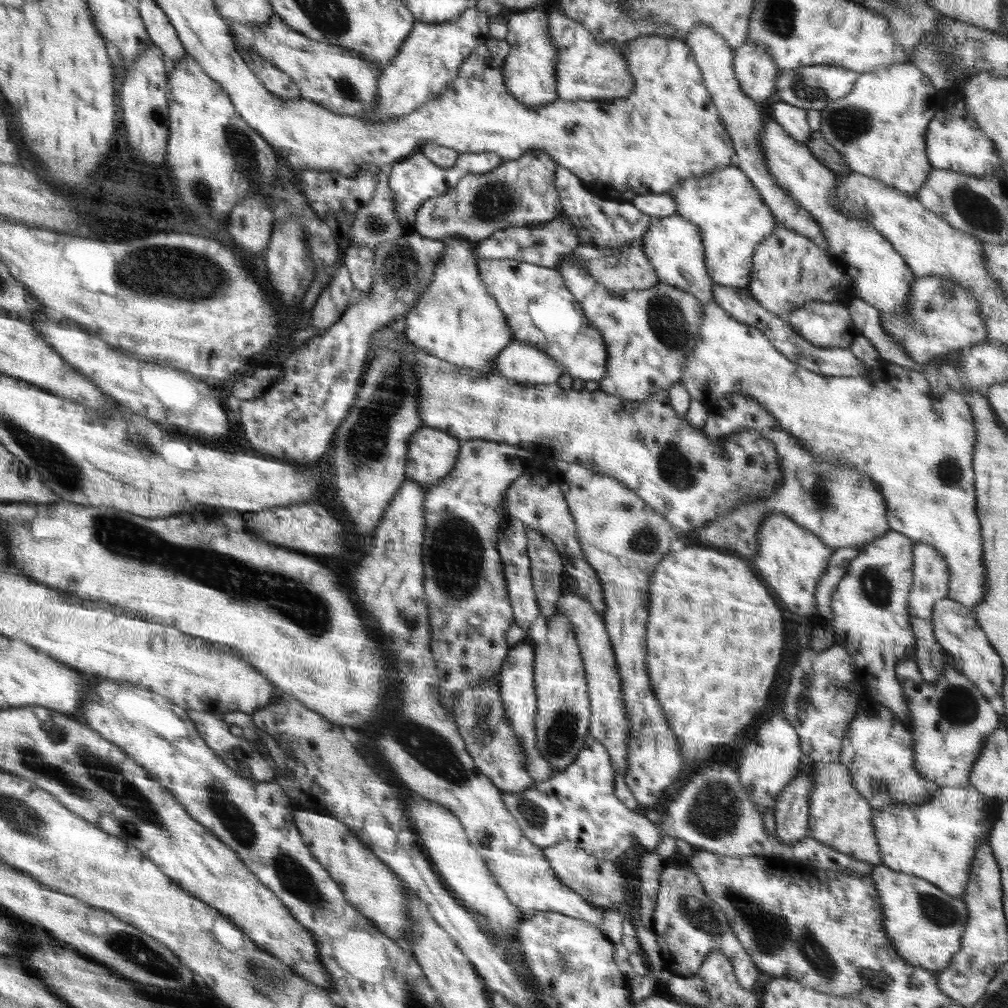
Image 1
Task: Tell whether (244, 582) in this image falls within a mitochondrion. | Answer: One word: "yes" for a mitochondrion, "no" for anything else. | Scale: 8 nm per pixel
yes

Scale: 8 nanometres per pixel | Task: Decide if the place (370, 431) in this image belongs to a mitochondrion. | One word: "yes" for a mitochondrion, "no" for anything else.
yes

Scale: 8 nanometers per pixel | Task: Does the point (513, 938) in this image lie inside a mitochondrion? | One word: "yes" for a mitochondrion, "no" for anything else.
no

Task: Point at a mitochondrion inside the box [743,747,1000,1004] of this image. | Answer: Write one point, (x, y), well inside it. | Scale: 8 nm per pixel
(936, 911)

